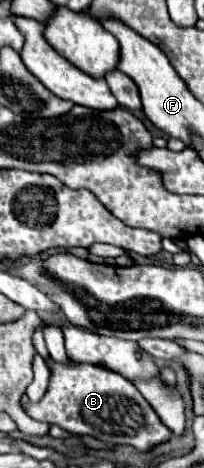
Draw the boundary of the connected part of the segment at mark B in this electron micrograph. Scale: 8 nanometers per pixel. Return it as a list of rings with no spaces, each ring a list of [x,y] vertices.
[[[46,359],[50,369],[50,385],[38,403],[22,405],[36,421],[60,425],[76,435],[92,435],[106,445],[132,445],[138,451],[152,451],[156,445],[170,441],[170,429],[160,421],[140,391],[114,371],[90,363],[58,363]]]

